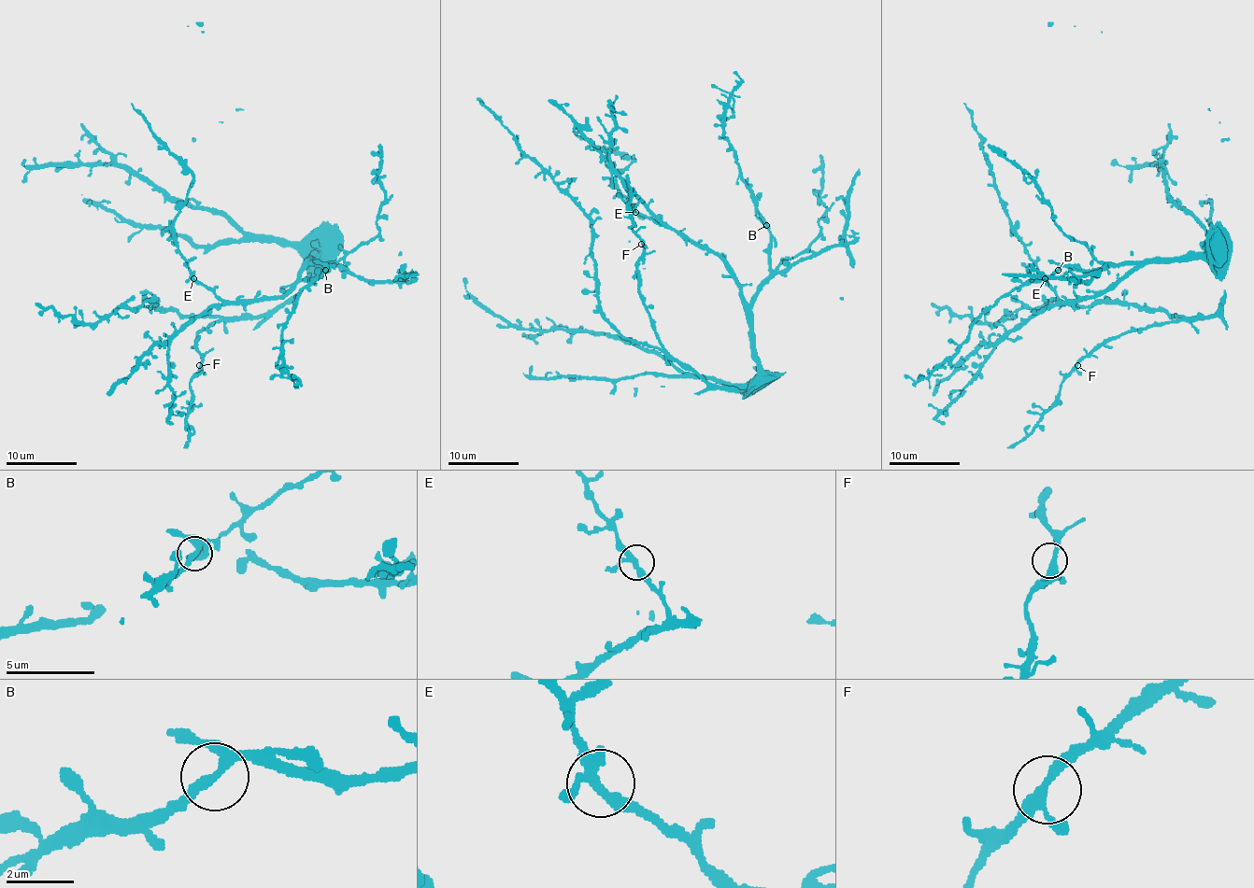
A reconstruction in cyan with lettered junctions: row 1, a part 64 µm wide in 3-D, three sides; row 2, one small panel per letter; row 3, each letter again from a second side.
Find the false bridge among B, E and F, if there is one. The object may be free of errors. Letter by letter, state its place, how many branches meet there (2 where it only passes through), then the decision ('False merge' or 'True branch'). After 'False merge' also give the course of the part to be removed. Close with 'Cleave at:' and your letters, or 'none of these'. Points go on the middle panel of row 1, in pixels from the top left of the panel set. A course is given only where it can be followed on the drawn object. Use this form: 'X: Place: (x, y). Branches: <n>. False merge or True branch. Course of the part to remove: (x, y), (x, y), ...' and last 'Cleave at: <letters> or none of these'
B: Place: (766, 225). Branches: 3. True branch
E: Place: (635, 212). Branches: 3. True branch
F: Place: (641, 244). Branches: 3. True branch
Cleave at: none of these

